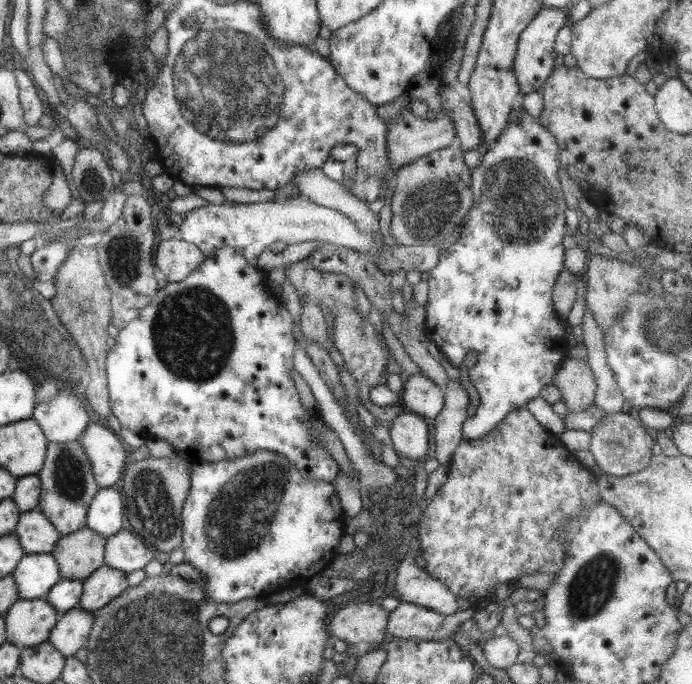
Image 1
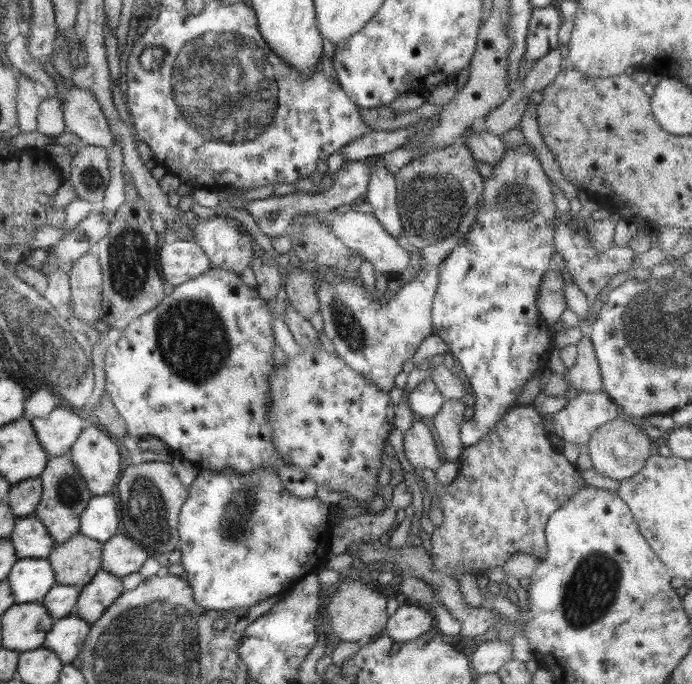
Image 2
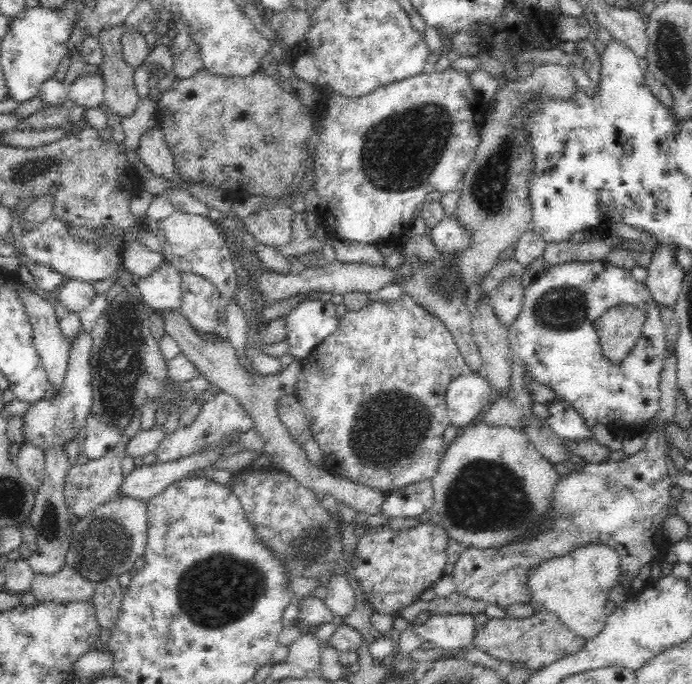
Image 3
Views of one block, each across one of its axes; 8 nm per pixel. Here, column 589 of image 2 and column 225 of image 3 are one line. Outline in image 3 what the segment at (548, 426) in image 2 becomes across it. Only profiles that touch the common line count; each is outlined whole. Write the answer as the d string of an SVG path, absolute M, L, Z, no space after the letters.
M218 391L201 406L200 414L196 416L195 421L190 426L179 427L174 434L165 435L160 446L152 453L156 454L160 462L173 461L178 457L195 453L203 446L215 445L220 439L227 437L234 431L247 432L253 428L253 425L254 421L250 413L242 407L242 403L238 399Z

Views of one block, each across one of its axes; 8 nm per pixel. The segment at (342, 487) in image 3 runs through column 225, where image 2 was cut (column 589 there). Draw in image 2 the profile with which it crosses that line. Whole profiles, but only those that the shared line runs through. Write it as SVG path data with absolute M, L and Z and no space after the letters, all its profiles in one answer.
M583 335L575 346L575 364L571 368L567 368L563 380L565 380L568 387L577 389L577 394L579 392L598 393L603 391L594 348L587 335Z

